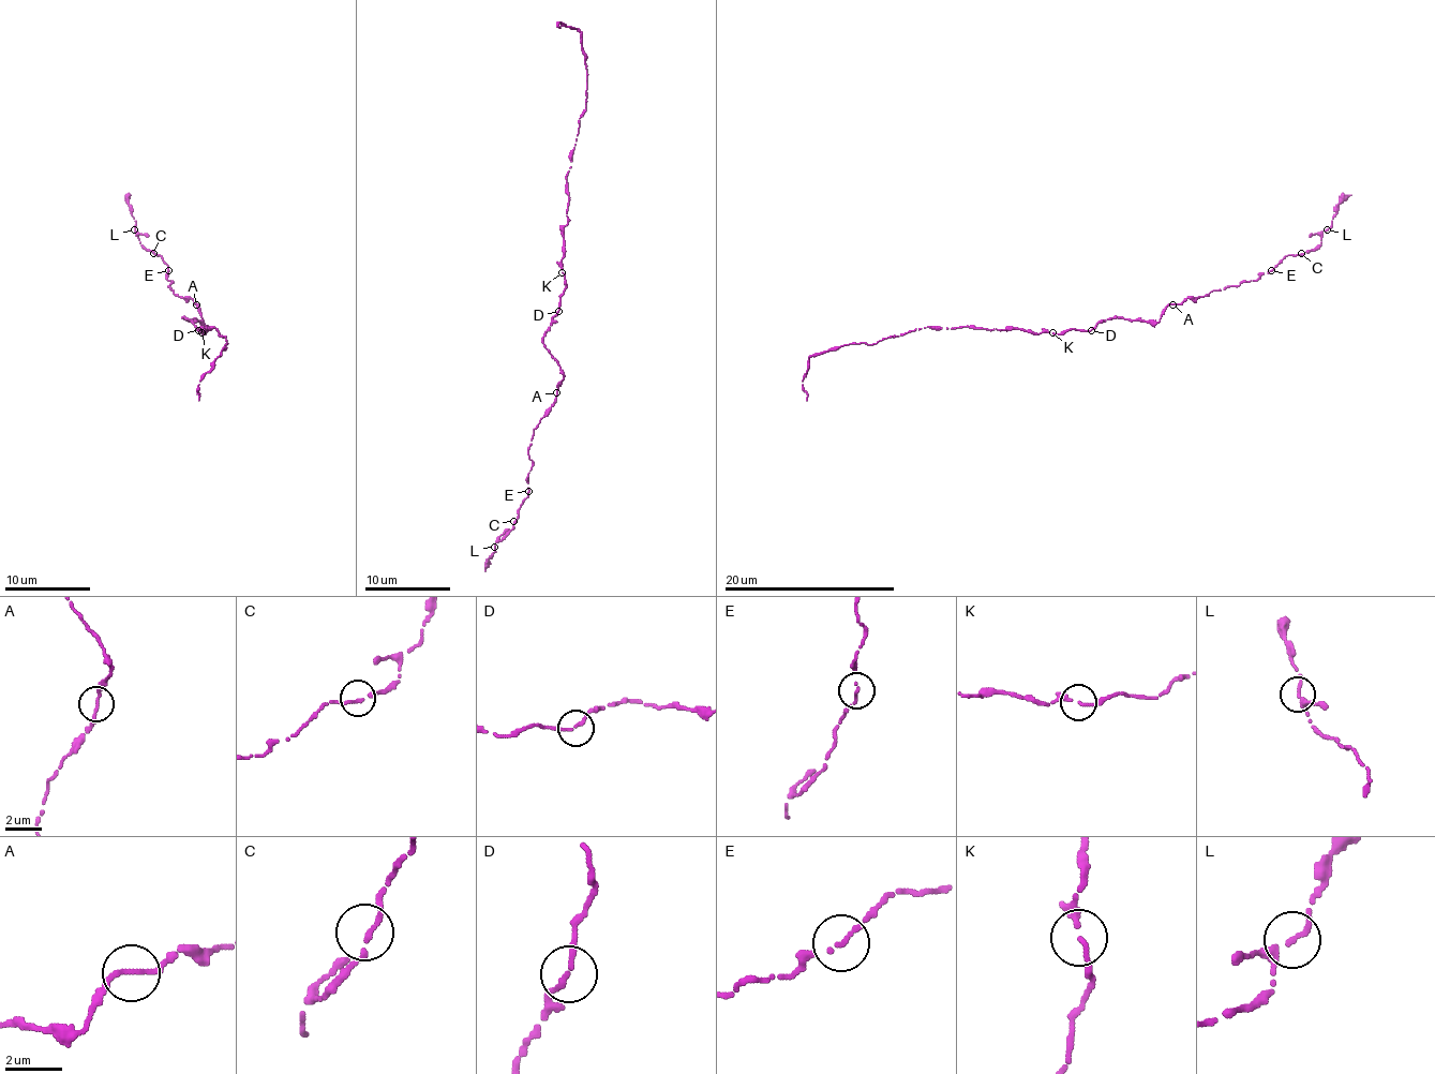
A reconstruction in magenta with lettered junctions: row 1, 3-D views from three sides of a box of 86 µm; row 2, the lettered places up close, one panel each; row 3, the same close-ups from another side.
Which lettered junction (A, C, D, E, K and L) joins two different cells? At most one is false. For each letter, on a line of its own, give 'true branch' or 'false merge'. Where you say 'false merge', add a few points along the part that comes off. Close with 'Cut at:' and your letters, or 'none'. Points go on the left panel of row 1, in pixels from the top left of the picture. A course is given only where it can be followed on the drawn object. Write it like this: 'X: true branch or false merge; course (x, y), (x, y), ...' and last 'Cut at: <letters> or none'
A: true branch
C: true branch
D: true branch
E: true branch
K: true branch
L: true branch
Cut at: none

